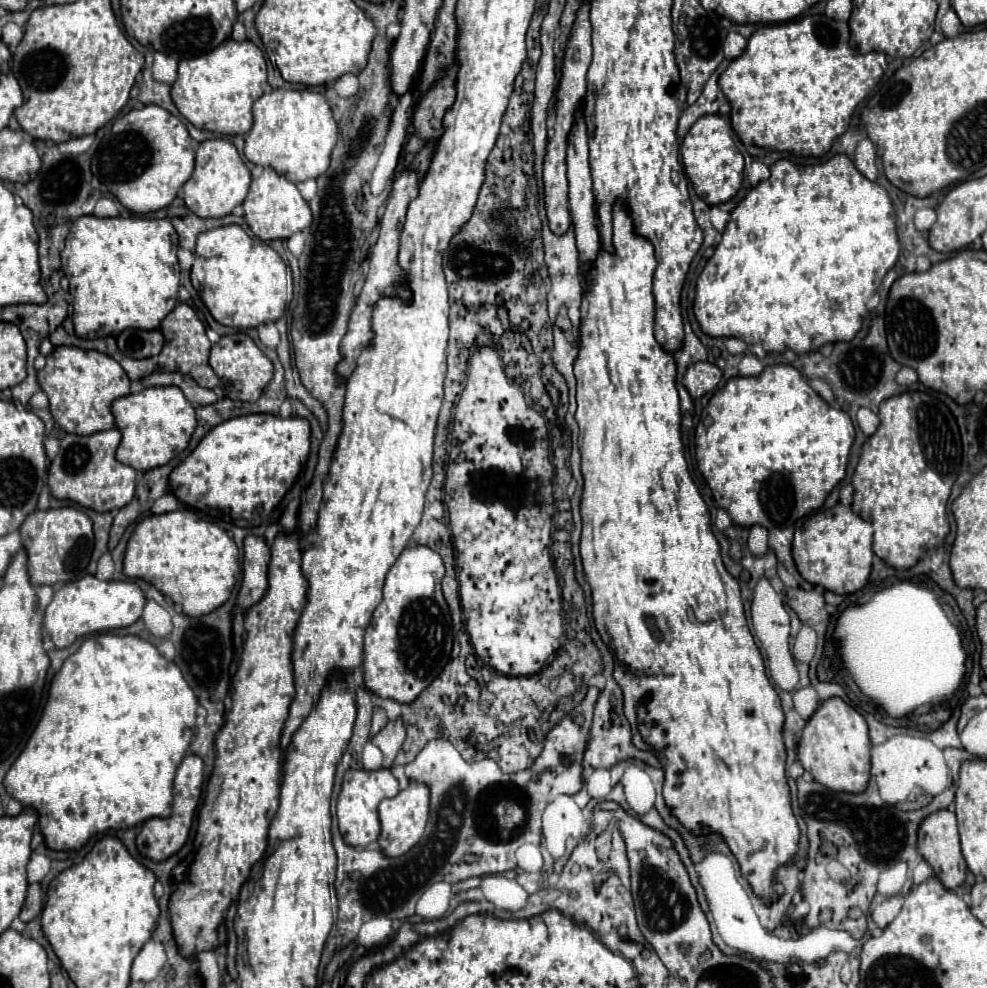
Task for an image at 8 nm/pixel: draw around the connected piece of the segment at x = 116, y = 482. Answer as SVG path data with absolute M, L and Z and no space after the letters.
M107 429L87 437L67 433L61 439L57 457L49 465L49 487L53 497L69 499L81 507L95 511L111 511L131 503L135 497L135 469L115 459L119 441L119 429Z

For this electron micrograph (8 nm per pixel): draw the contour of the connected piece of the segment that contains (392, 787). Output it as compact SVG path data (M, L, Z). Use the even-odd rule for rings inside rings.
M349 769L343 777L343 787L337 797L337 819L339 819L339 831L349 845L361 845L367 847L369 843L377 841L379 837L379 815L377 807L385 797L395 797L399 793L399 783L393 777L391 769L377 769L377 771L365 771L365 769Z

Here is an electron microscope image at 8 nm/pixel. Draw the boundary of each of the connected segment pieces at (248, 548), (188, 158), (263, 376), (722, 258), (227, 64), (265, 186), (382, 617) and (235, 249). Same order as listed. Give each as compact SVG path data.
M245 537L245 557L243 557L243 581L239 589L237 607L245 609L255 605L267 591L267 567L269 567L269 545L263 537Z
M145 105L111 123L111 131L101 139L95 153L93 173L129 211L151 213L167 207L191 177L199 145L181 119L159 105Z
M233 333L233 335L221 337L219 343L215 343L211 347L209 365L219 375L225 395L229 399L239 399L239 401L247 401L247 403L257 401L261 397L265 385L273 377L273 363L267 359L267 355L263 355L263 351L255 345L255 341L245 333Z
M833 155L829 161L817 165L797 165L787 159L781 159L775 165L771 165L771 177L753 187L747 193L747 197L733 209L731 219L723 231L721 243L717 245L713 257L707 261L703 273L697 279L697 295L693 311L701 325L701 331L711 337L739 337L749 345L761 343L765 351L777 351L777 353L783 353L785 349L791 349L795 353L809 353L825 343L849 341L857 335L863 317L867 313L865 305L879 289L885 273L897 263L899 251L901 247L895 231L895 211L887 191L879 183L873 183L867 177L863 177L847 155Z
M227 39L211 53L183 59L179 75L173 83L173 103L179 113L197 129L221 135L245 135L253 125L251 105L263 95L267 87L267 61L257 45L251 41Z
M247 157L245 158L250 167L250 172L253 168L255 173L259 173L258 177L252 178L251 189L247 193L247 199L243 201L245 221L251 227L251 231L259 239L271 241L271 239L289 239L293 233L309 227L311 221L313 221L311 209L309 209L307 201L301 197L299 189L291 181L287 181L283 175L279 175L275 169L255 165Z
M425 545L407 547L397 559L397 563L391 567L391 571L387 573L385 587L383 587L383 601L375 609L373 619L365 633L363 677L365 677L365 687L371 693L383 699L393 699L397 703L411 703L425 687L433 683L433 679L447 665L449 655L451 655L453 633L451 633L449 607L441 593L443 575L445 575L445 567L443 567L439 553L435 553L433 549Z
M239 225L217 227L197 237L191 283L221 325L239 329L277 321L294 295L289 268L279 253L267 243L251 239Z

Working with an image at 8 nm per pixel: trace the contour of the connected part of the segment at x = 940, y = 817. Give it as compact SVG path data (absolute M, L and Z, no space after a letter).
M939 809L931 815L927 815L921 825L919 825L919 841L917 849L923 855L923 859L933 867L935 875L941 879L941 883L947 889L955 889L965 881L967 865L961 855L961 845L959 845L959 833L957 833L957 819L955 813L949 809Z

